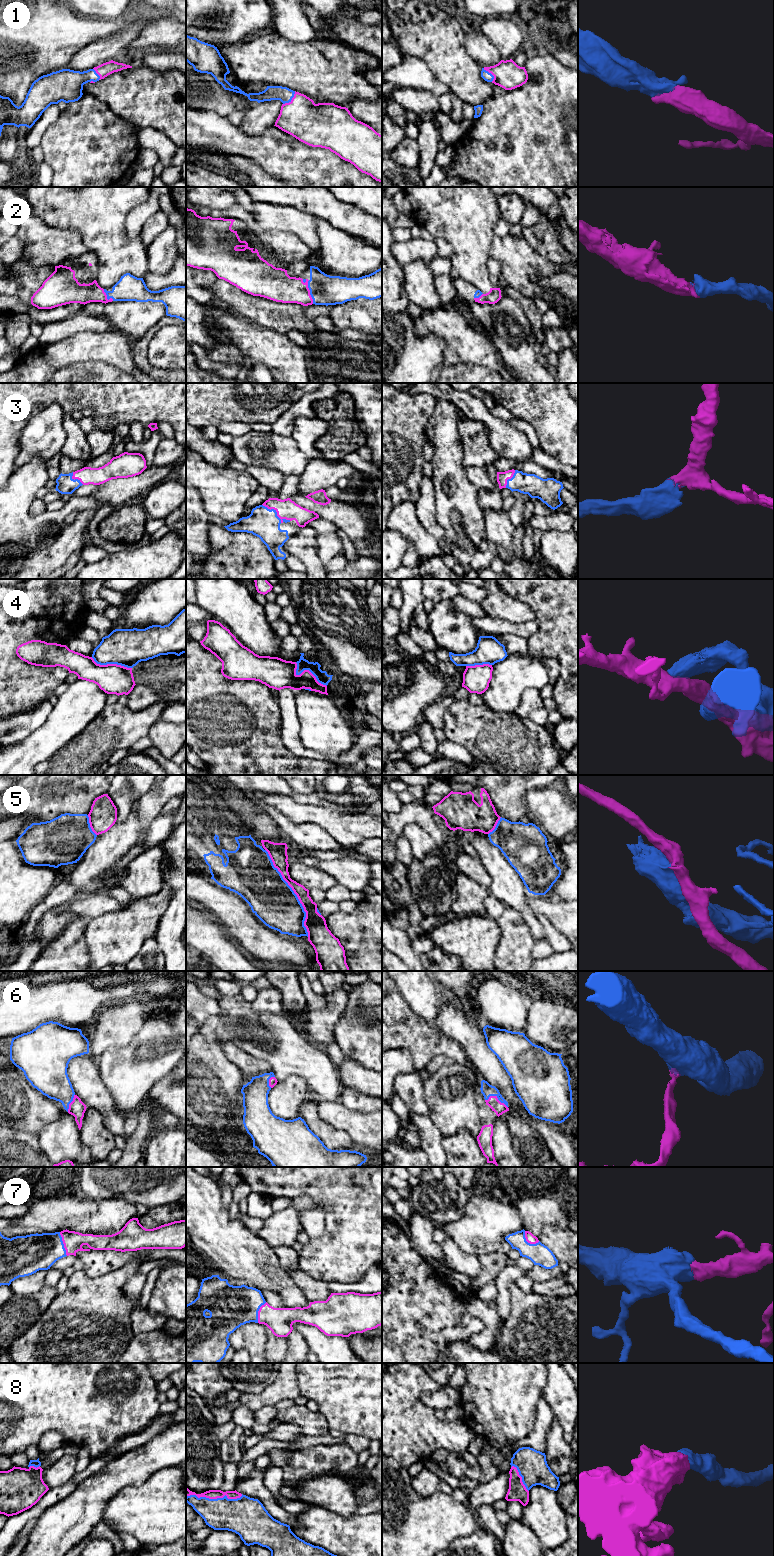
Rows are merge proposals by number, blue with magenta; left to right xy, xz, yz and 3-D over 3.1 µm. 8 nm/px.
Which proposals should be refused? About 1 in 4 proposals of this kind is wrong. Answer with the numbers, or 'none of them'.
4, 5

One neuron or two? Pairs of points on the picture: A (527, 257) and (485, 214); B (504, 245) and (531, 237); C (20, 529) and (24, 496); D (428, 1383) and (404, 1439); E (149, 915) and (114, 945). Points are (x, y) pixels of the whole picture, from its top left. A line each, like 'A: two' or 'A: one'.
A: two
B: two
C: one
D: one
E: one

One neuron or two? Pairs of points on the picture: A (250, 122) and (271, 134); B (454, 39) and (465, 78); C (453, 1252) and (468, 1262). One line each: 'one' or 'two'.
A: two
B: one
C: one

